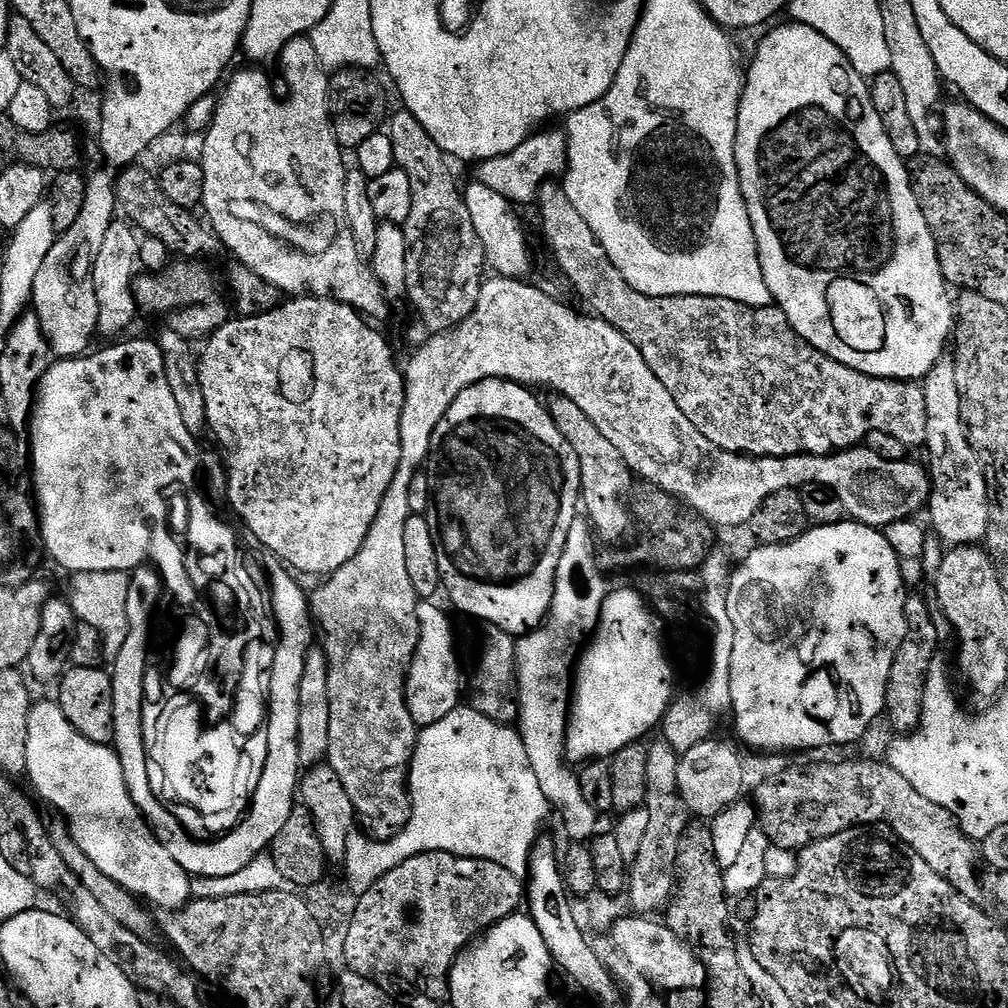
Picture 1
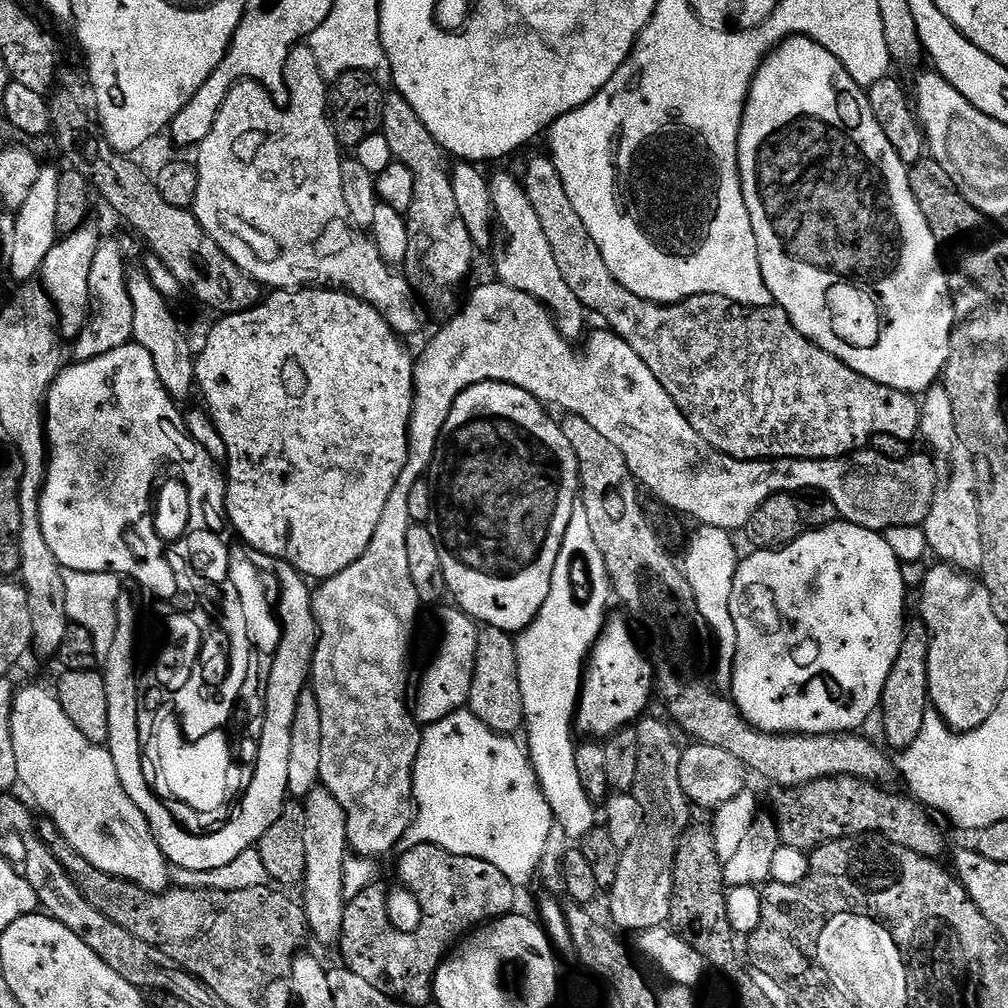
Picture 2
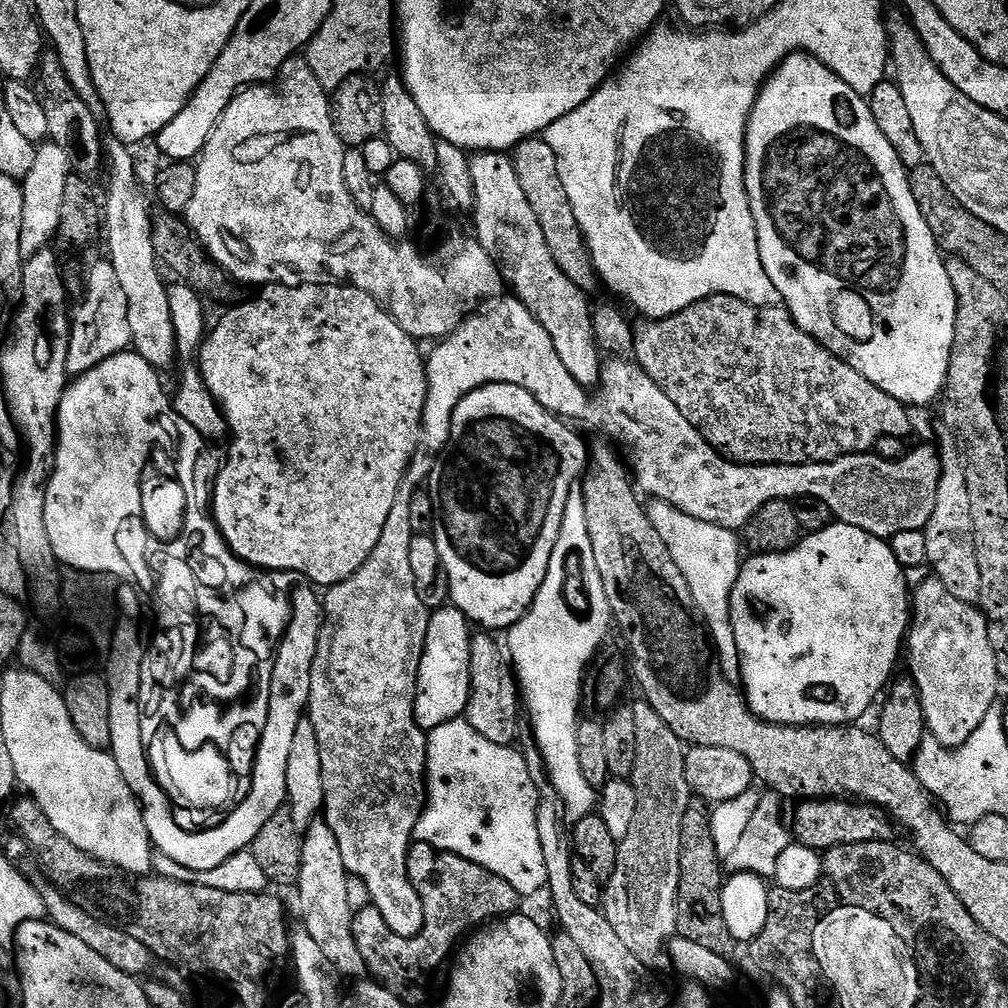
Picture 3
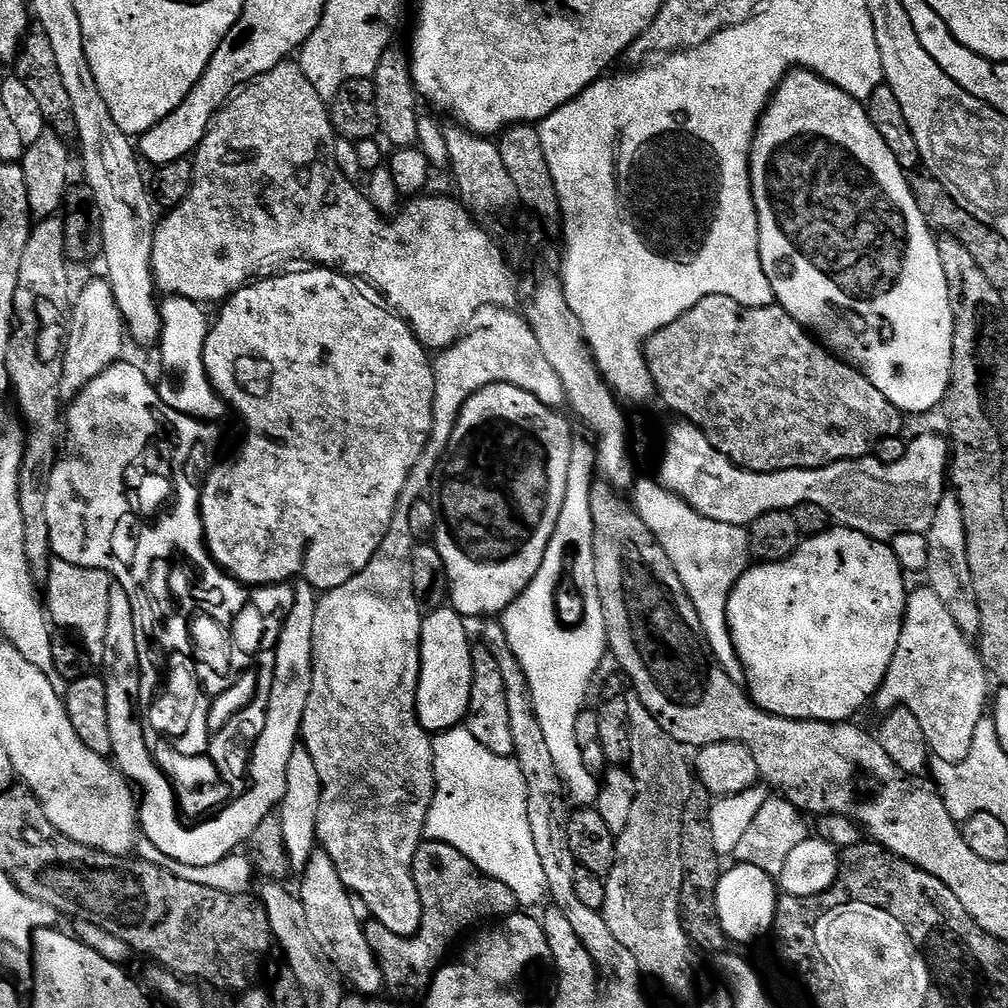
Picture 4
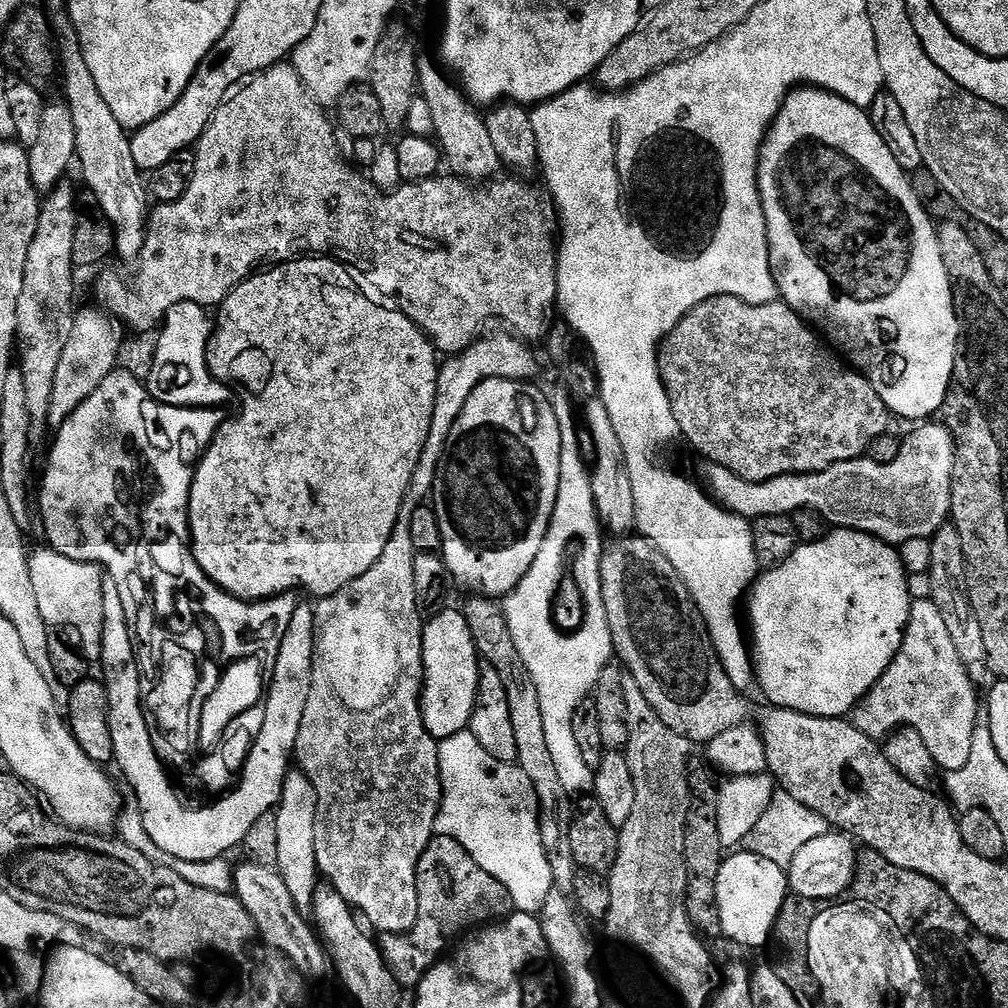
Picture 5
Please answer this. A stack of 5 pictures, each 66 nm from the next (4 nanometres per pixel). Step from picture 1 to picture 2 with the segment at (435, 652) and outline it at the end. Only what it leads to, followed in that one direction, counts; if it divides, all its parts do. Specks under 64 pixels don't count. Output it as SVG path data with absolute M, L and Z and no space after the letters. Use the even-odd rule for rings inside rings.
M441 607L440 645L436 648L436 657L428 664L424 677L420 680L420 689L414 692L414 715L421 725L427 726L446 718L451 712L463 709L468 702L472 671L476 665L476 641L478 624L459 607Z

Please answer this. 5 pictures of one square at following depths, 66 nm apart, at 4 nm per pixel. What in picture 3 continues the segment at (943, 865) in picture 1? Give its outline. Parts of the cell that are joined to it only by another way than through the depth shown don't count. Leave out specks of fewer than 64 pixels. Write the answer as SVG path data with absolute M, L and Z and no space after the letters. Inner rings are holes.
M825 798L801 800L795 805L795 808L796 817L790 820L795 843L807 848L815 848L821 854L827 852L829 848L847 844L893 839L893 821L881 809L870 804L853 802L848 798Z

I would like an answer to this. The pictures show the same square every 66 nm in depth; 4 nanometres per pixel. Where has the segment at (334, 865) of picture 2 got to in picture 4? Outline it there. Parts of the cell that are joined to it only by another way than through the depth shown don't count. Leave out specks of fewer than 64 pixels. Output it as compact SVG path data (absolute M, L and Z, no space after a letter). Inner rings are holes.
M323 850L312 853L306 867L302 870L304 876L300 880L298 895L302 906L306 910L306 919L310 921L310 931L314 939L322 945L322 950L334 962L334 966L340 972L340 976L349 985L352 984L357 993L369 998L376 998L385 991L382 970L370 950L370 942L366 942L364 924L358 918L354 918L354 909L350 906L352 893L338 878L338 870L334 862Z

